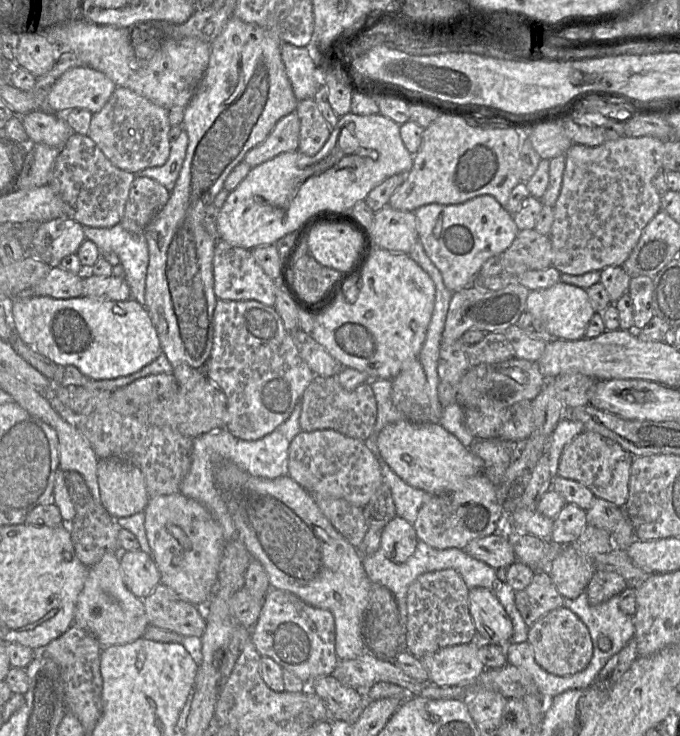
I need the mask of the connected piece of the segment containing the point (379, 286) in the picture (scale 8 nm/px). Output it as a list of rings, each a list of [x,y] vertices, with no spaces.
[[[374,248],[369,260],[356,279],[360,282],[355,302],[347,302],[343,292],[313,318],[311,336],[336,359],[342,368],[353,368],[369,375],[370,379],[393,380],[407,360],[419,358],[426,339],[435,303],[435,285],[430,276],[407,253]]]

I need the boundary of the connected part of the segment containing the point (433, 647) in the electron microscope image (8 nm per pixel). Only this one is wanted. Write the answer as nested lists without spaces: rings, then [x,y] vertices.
[[[454,569],[419,575],[406,596],[406,651],[417,658],[457,644],[476,641],[477,632],[469,612],[469,589]]]

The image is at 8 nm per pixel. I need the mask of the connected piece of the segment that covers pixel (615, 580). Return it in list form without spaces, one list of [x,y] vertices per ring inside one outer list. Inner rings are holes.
[[[596,569],[585,589],[588,603],[591,606],[598,605],[619,595],[627,586],[626,581],[616,572]]]

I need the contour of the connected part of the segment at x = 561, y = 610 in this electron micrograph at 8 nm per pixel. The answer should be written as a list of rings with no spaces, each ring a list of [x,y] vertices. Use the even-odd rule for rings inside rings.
[[[558,607],[528,628],[527,641],[539,666],[557,676],[574,675],[584,670],[593,655],[593,644],[586,625],[566,607]]]

